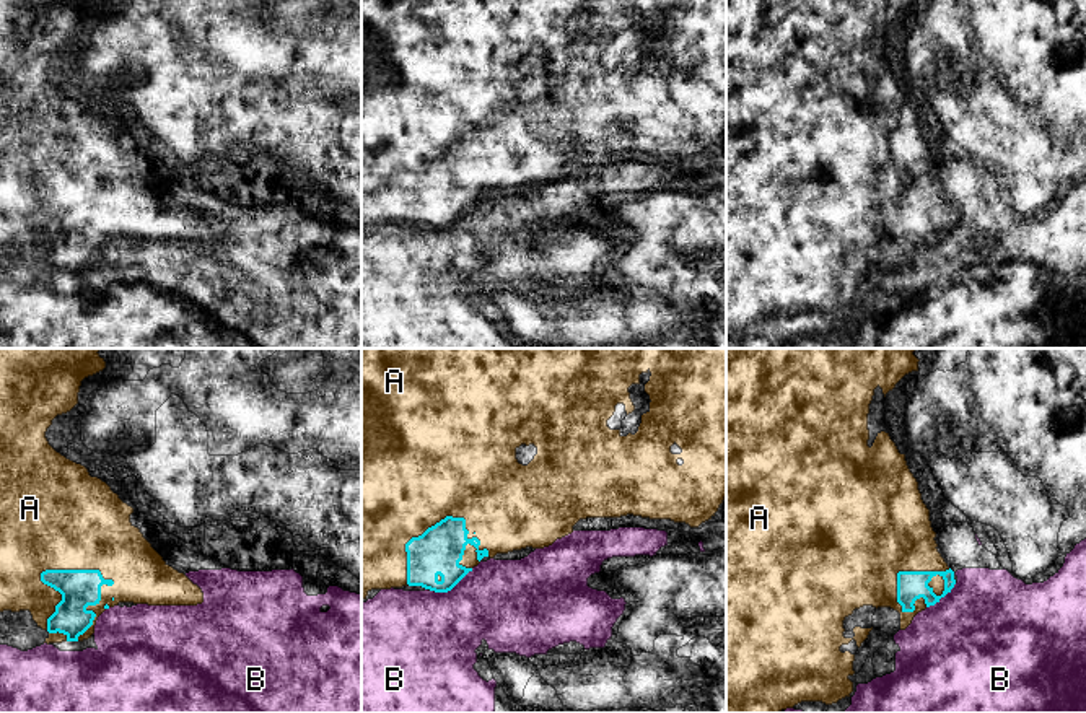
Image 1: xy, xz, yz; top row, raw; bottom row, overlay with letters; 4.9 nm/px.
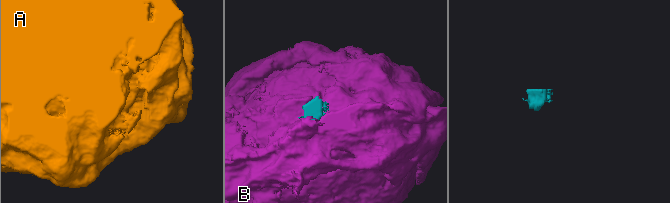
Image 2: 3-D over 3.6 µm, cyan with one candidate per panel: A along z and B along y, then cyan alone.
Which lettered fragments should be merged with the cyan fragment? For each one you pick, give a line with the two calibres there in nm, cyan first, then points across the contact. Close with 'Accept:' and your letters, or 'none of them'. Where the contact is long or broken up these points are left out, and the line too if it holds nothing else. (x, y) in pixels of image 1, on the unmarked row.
A: calibres 190 and 340 nm
Accept: A

